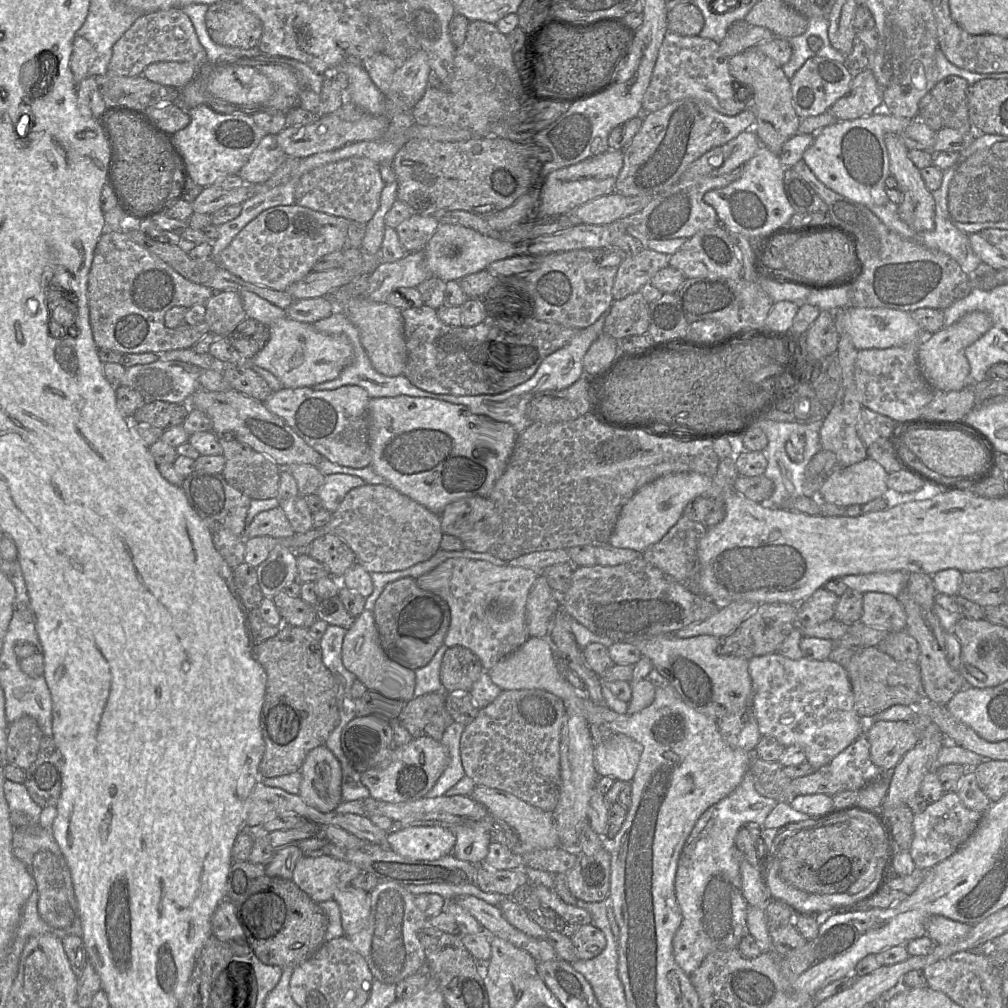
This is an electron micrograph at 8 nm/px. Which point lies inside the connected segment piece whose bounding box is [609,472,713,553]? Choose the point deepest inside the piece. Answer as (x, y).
(644, 520)

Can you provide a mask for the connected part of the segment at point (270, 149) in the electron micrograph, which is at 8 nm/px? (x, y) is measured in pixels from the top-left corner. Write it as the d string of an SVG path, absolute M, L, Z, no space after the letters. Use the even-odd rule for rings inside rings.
M276 135L264 136L238 175L245 184L266 182L287 158L279 147Z

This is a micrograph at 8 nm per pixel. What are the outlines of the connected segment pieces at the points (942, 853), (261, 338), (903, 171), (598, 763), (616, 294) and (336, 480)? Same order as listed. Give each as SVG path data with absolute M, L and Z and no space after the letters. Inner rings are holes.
M945 792L924 812L914 815L913 840L909 853L917 869L926 871L953 855L976 829L983 813L967 808L956 792Z
M246 318L225 337L242 359L250 359L269 341L270 328L258 320Z
M887 133L884 142L889 156L890 175L896 179L901 192L901 203L897 206L900 219L916 233L933 230L935 226L934 193L927 189L920 170L909 158L909 149L902 141L900 133Z
M612 733L594 749L594 767L600 776L631 782L642 752L641 745L631 737Z
M644 248L638 254L623 259L612 287L613 300L639 292L659 270L669 266L670 256Z
M333 473L325 476L323 484L316 493L321 499L322 508L333 513L351 489L364 484L366 482L358 476Z

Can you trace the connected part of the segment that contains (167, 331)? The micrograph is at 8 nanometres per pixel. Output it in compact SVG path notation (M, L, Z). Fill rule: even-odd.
M105 232L94 250L88 275L89 320L95 344L121 354L155 353L192 348L208 334L205 321L189 325L185 320L174 328L165 325L165 314L173 307L204 305L213 290L193 283L156 255L133 242L125 232Z

